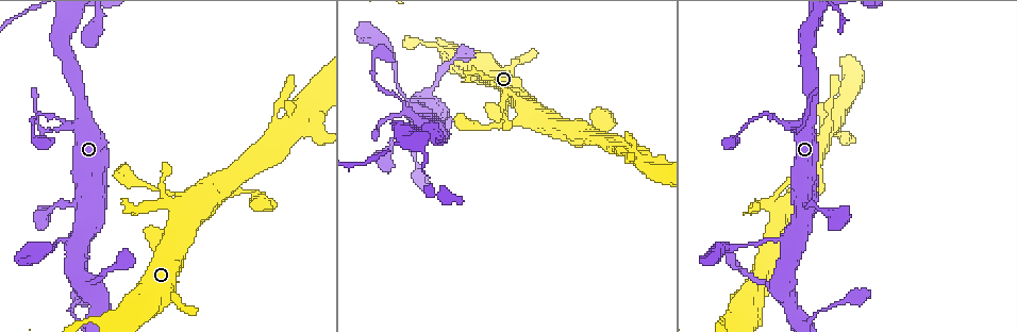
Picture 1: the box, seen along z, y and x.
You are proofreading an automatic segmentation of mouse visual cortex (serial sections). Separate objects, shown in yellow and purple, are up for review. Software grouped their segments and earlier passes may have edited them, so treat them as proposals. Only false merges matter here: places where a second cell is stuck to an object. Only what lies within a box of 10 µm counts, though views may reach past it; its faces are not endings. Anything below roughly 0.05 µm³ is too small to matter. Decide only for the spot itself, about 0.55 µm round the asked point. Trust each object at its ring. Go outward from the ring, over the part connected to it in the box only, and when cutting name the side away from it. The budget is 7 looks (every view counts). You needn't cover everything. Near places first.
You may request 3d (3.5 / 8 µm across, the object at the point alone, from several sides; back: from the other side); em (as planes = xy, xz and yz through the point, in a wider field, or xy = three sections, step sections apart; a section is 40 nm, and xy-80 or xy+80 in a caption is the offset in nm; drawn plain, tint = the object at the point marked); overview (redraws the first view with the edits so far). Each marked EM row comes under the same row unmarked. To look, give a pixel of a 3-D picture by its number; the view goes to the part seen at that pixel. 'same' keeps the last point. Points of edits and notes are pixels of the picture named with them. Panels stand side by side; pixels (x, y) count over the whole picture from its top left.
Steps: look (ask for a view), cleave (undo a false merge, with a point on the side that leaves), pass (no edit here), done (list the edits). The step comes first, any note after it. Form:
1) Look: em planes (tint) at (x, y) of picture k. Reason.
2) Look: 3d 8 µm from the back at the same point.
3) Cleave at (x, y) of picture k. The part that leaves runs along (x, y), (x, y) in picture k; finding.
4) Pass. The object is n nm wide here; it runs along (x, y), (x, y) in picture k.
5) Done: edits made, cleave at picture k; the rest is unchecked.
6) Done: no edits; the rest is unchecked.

Look: 3d 8 µm at (770, 206) of picture 1. Sudden change in width.

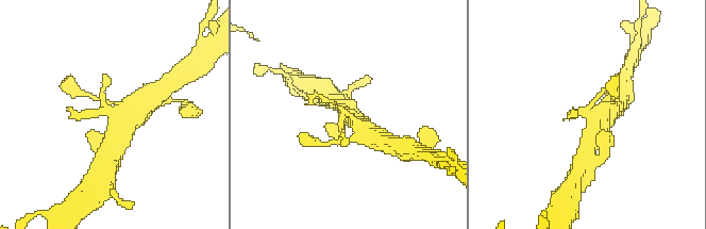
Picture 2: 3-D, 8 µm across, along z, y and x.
Look: em xy step 2 (tint) at the same point.

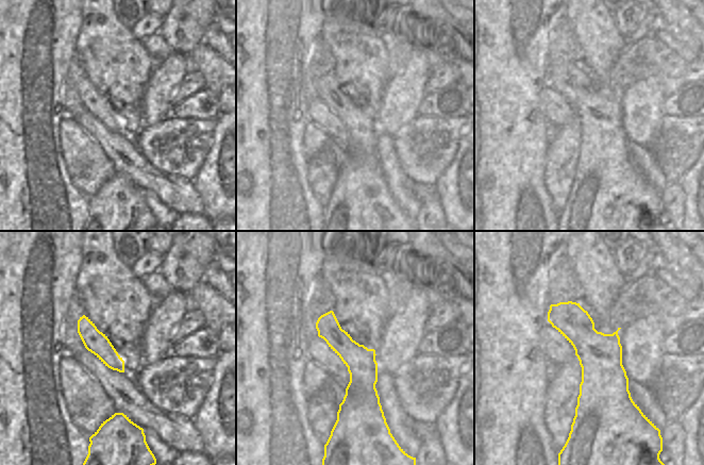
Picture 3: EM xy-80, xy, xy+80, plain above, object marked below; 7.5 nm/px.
Pass. It runs along (330, 314), (357, 359), (347, 420) in picture 3; continuous, no second cell.

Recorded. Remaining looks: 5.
Look: 3d 3.5 µm at (413, 108) of picture 1. Two arms in line, one across.

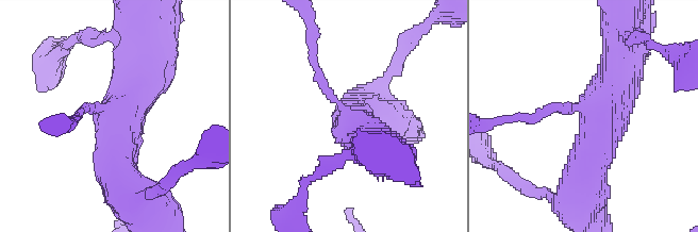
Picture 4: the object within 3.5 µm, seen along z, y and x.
Look: em planes (tint) at (346, 113) of picture 4. 3 arms meet here; the arms are 150, 600, 600 nm wide.

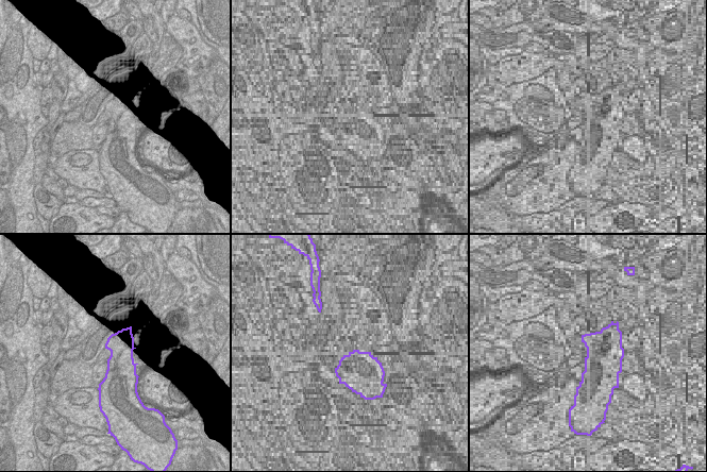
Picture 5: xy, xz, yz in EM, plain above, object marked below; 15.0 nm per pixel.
Pass. It runs along (620, 54), (582, 182) in picture 4; one cell here.

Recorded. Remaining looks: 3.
Look: em planes (tint) at (837, 111) of picture 1. Looks like a crossing.

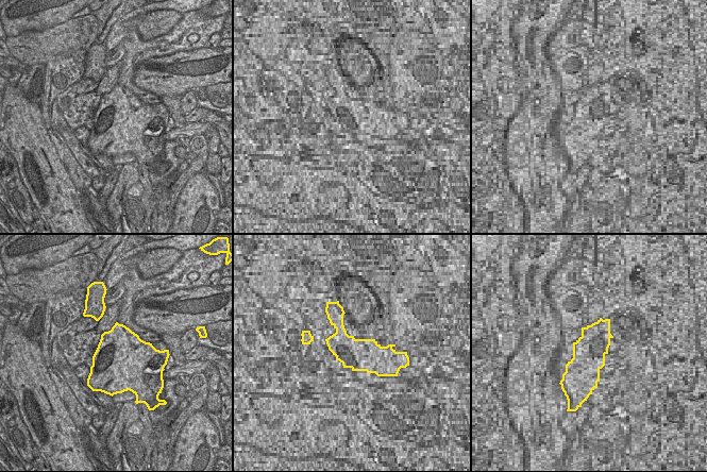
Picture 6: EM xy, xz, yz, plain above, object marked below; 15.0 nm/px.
Look: 3d 3.5 µm at the same point.

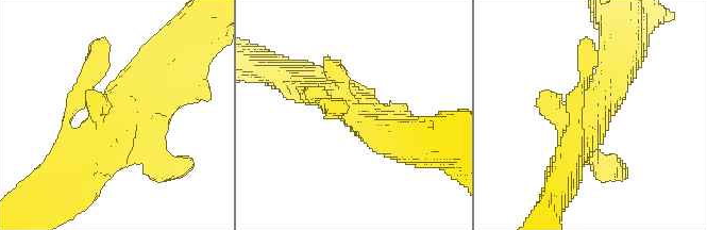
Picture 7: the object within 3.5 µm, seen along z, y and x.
Pass. The object is 900 nm wide here; it runs along (87, 166), (120, 108), (166, 59) in picture 7; all the same cell.

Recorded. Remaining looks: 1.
Done: no edits; the rest is unchecked.

